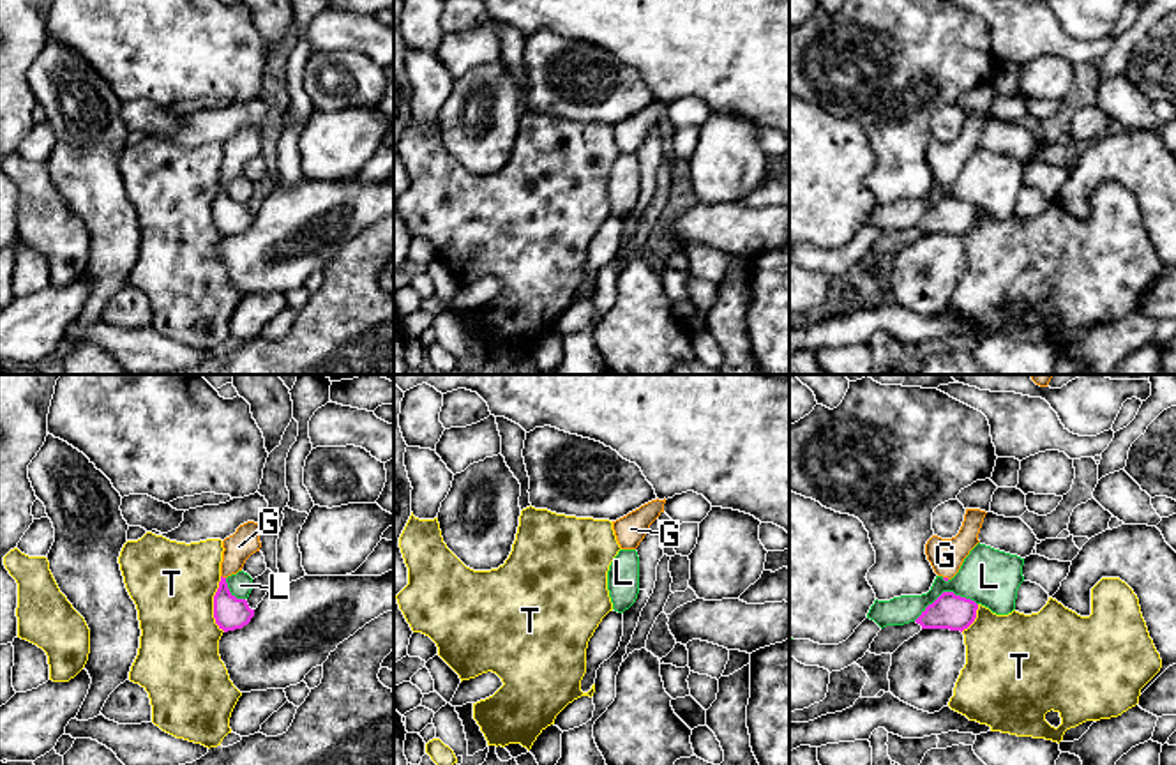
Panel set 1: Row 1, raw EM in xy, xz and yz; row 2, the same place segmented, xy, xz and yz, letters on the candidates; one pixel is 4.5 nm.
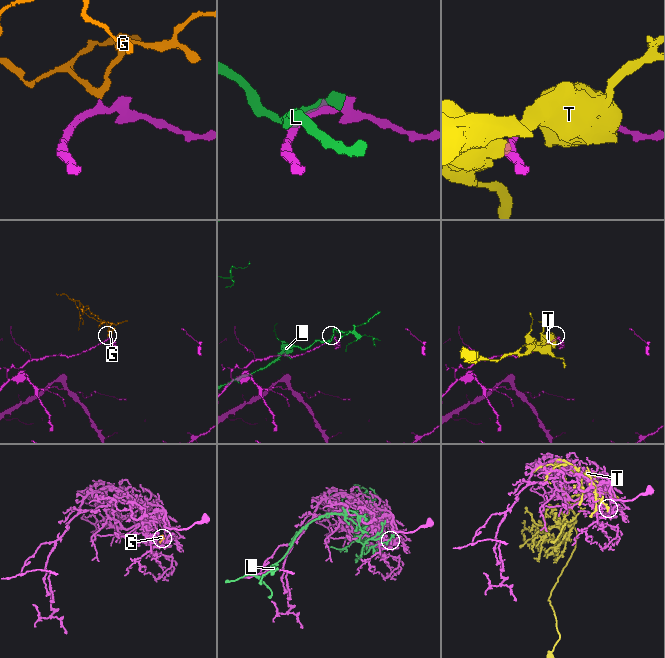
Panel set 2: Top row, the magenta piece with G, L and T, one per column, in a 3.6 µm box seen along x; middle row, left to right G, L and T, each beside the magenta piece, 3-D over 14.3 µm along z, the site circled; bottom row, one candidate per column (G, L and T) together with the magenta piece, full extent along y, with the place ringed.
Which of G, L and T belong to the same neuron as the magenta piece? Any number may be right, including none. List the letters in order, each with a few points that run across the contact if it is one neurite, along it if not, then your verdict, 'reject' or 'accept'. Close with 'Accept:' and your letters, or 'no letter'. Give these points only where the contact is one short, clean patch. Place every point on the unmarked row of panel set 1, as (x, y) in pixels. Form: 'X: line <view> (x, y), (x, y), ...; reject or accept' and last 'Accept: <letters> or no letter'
G: line xy (230, 218), (223, 205), (221, 181), (232, 168), (239, 151); accept
L: reject
T: reject
Accept: G

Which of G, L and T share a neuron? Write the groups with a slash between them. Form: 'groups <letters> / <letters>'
groups G / L / T

